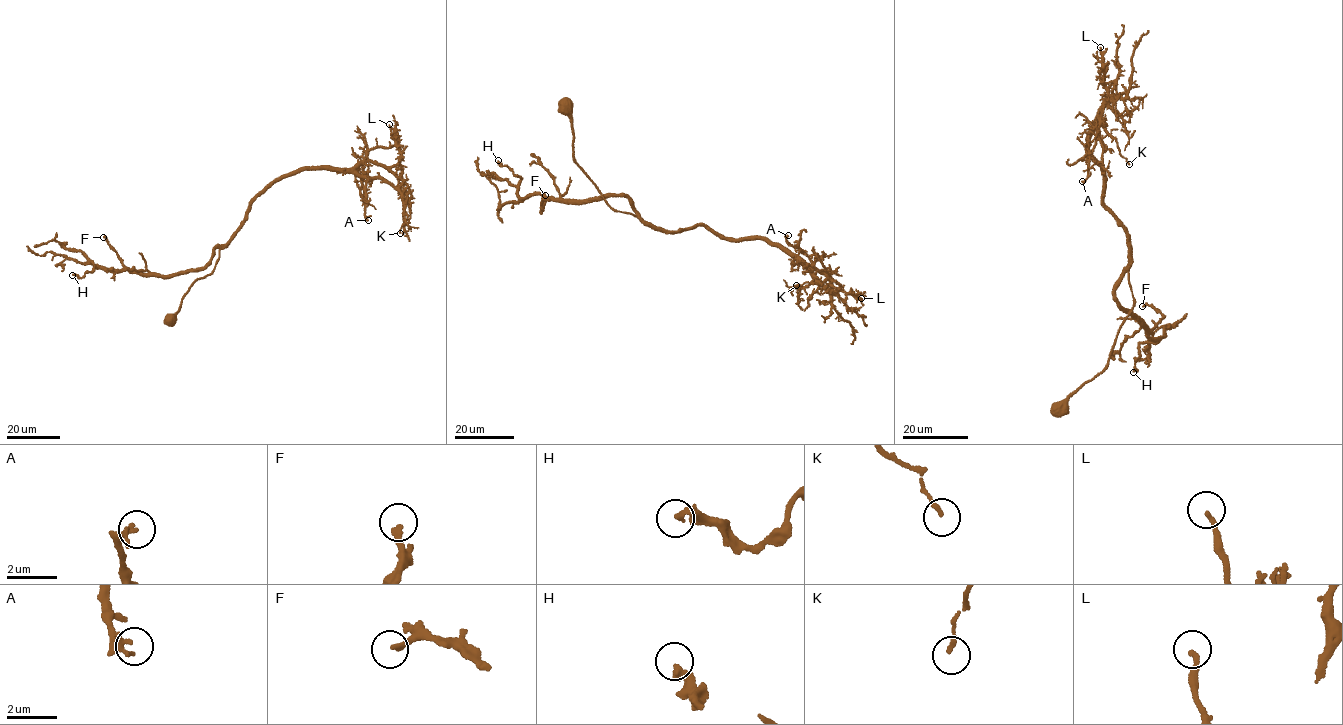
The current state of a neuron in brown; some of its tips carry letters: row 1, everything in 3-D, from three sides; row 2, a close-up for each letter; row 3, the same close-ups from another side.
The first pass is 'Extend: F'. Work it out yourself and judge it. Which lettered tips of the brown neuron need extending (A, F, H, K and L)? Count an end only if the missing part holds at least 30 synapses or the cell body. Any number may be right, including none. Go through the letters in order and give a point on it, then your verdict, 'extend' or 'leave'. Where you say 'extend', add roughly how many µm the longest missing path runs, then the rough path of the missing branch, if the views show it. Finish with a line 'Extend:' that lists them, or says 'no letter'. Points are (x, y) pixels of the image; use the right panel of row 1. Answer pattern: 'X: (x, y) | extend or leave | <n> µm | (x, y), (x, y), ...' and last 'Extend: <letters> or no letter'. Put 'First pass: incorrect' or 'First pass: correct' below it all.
A: (1082, 181) | leave
F: (1142, 306) | extend | 6 µm | (1142, 306), (1138, 319)
H: (1133, 372) | leave
K: (1129, 164) | leave
L: (1100, 47) | leave
Extend: F
First pass: correct

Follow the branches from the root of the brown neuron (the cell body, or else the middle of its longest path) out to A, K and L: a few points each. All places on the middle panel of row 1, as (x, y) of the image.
A: (565, 107), (574, 159), (616, 211), (668, 231), (698, 225), (731, 239), (766, 239), (811, 265), (788, 235)
K: (565, 107), (574, 159), (607, 204), (668, 231), (698, 225), (731, 239), (766, 239), (831, 280), (796, 285)
L: (565, 107), (574, 159), (616, 211), (668, 231), (698, 225), (731, 239), (766, 239), (823, 285), (861, 298)

